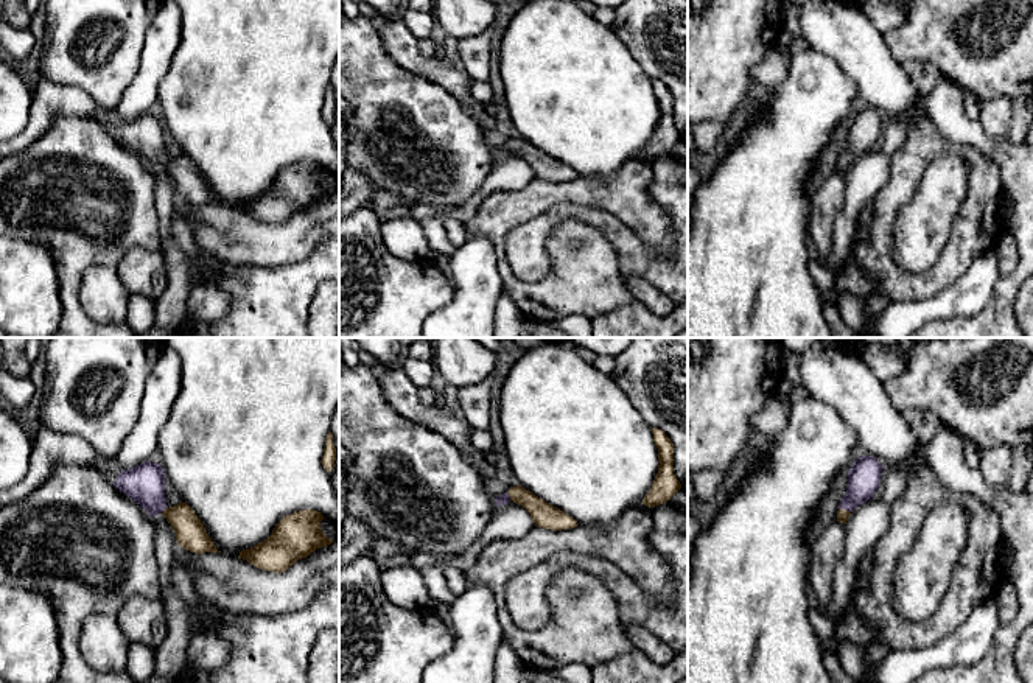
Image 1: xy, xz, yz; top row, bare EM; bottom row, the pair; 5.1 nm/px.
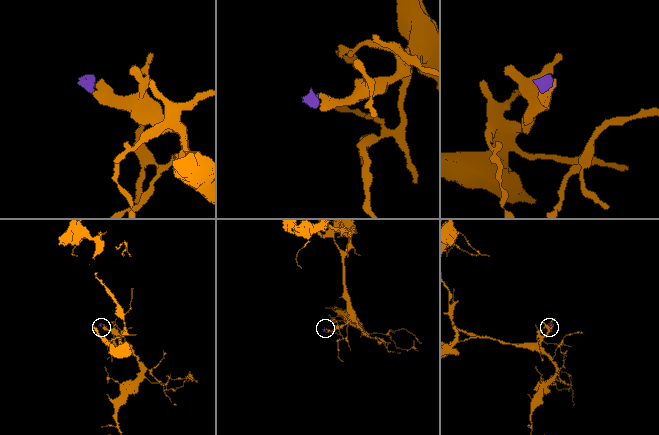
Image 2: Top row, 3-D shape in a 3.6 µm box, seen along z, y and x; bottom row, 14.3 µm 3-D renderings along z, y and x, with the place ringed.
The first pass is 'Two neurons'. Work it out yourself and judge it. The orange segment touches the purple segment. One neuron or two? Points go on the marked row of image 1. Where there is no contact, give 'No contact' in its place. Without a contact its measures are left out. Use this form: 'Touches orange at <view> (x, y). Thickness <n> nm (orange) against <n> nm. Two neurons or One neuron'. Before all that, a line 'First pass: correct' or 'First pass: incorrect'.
First pass: incorrect
Touches orange at yz (845, 511). Thickness 60 nm (orange) against 170 nm. One neuron

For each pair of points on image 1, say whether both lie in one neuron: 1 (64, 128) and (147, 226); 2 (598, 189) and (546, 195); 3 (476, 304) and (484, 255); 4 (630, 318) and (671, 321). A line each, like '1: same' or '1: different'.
1: same
2: same
3: same
4: same

